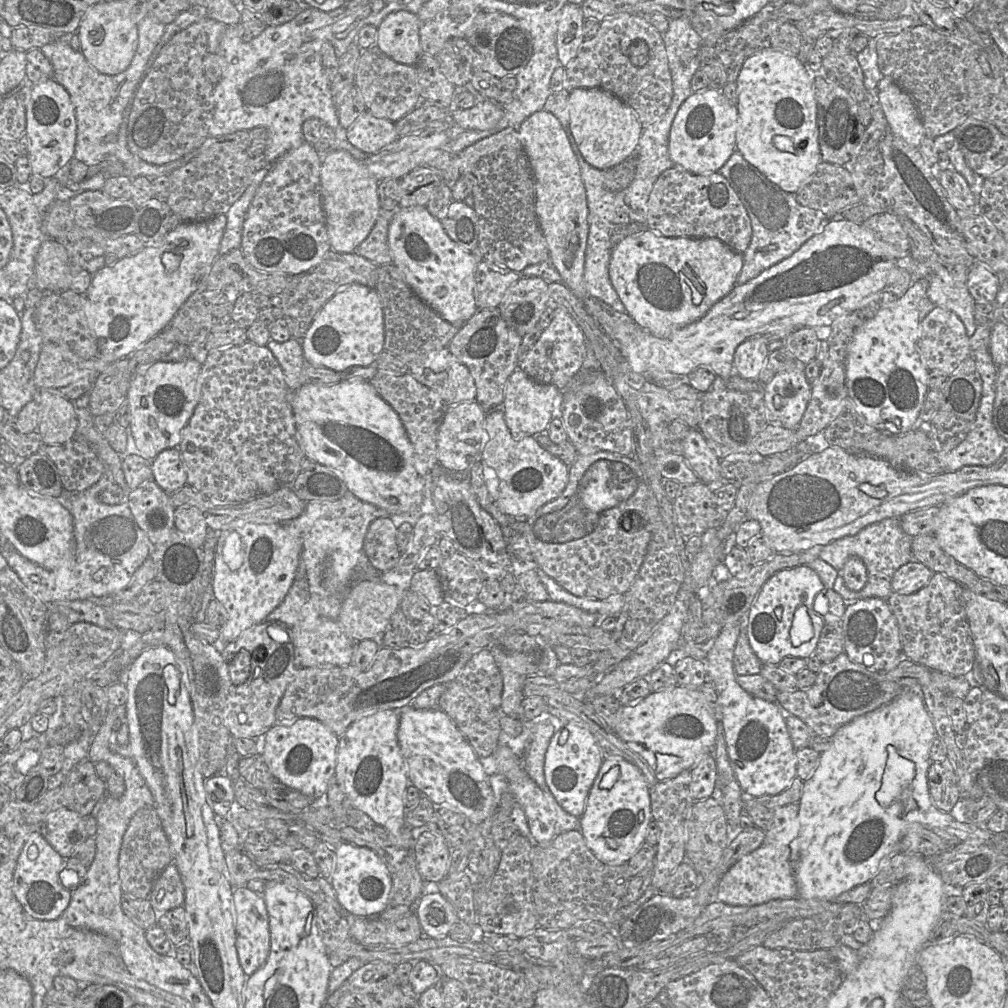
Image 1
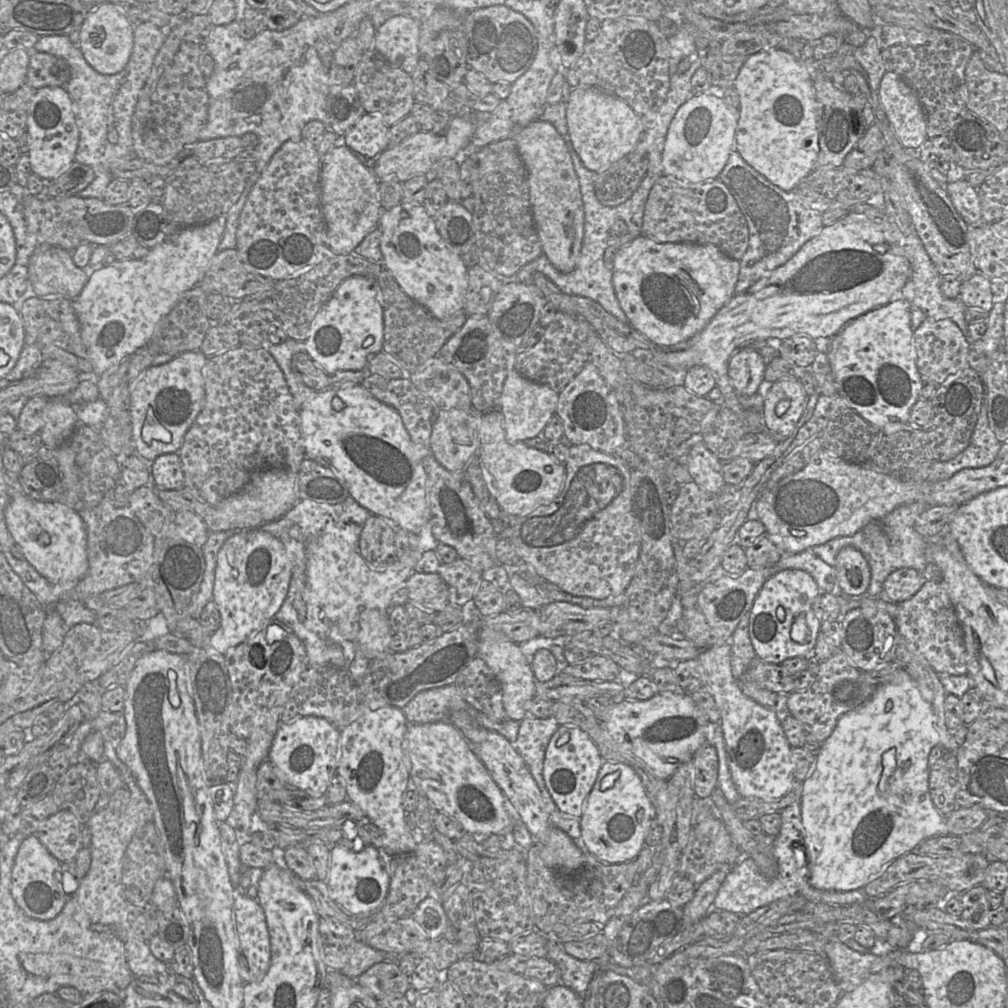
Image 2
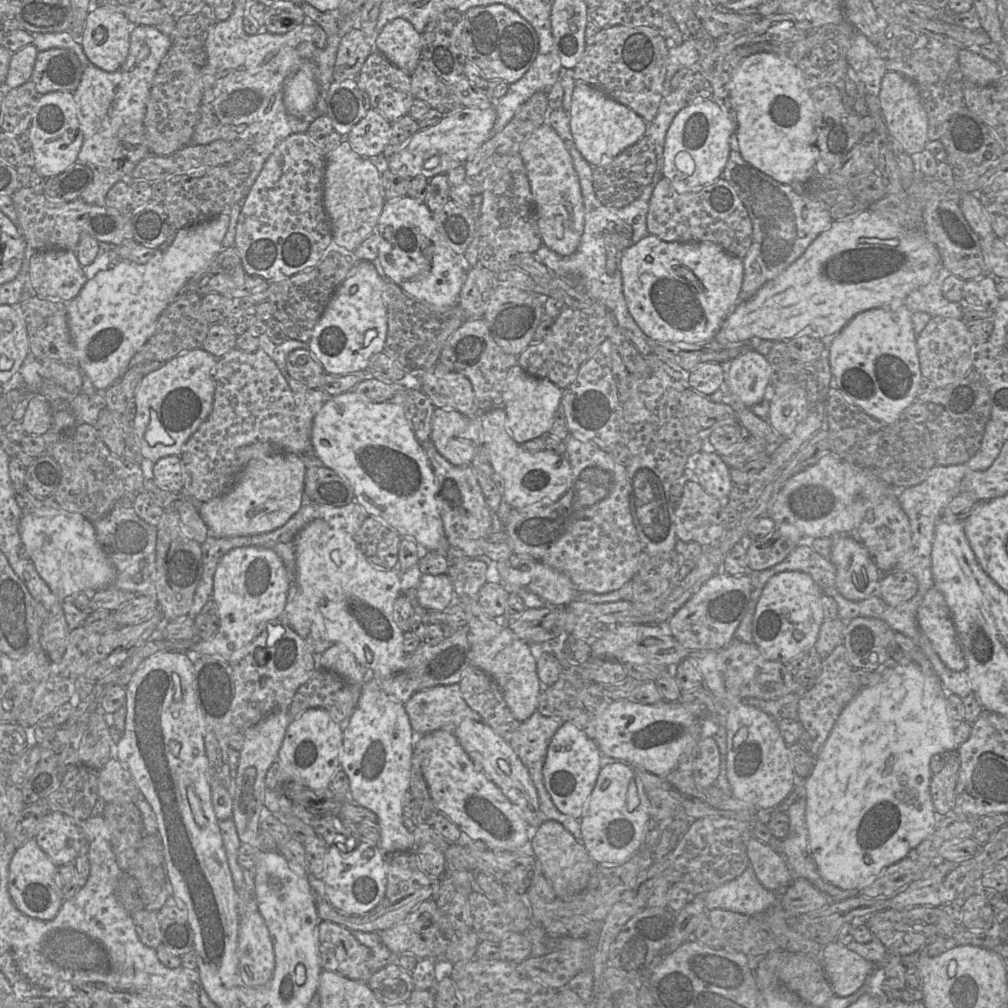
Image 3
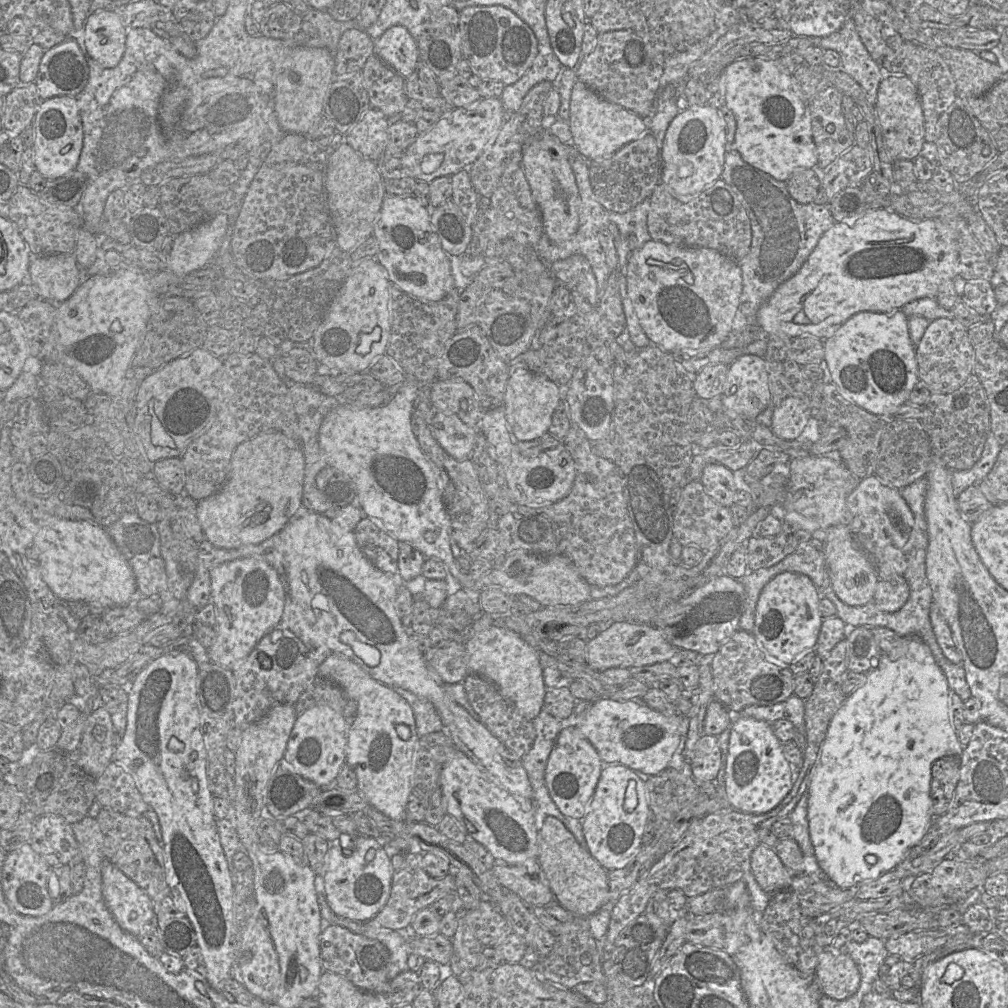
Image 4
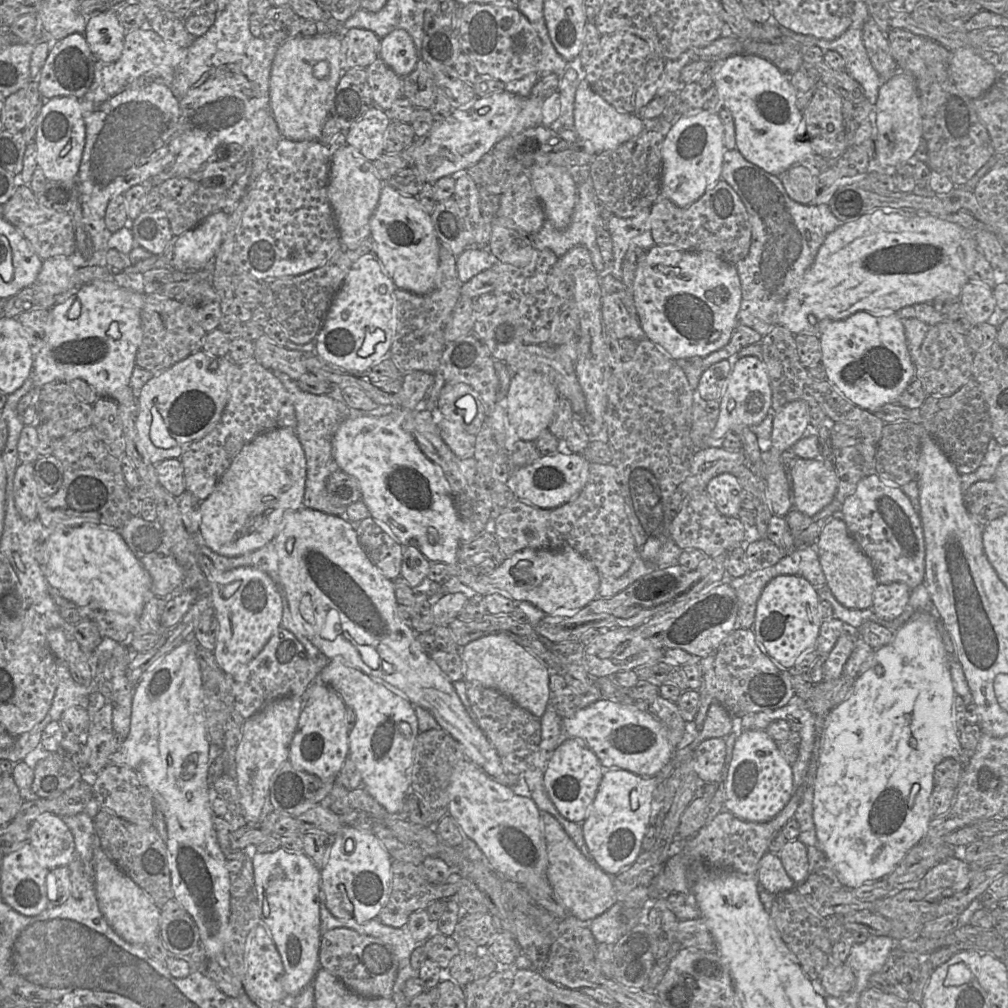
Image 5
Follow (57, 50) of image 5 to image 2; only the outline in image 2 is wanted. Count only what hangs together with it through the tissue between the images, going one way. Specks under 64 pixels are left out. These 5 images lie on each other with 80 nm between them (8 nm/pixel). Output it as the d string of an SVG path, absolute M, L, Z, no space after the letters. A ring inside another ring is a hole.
M30 51L27 82L34 89L43 87L66 88L71 71L68 63L54 55Z

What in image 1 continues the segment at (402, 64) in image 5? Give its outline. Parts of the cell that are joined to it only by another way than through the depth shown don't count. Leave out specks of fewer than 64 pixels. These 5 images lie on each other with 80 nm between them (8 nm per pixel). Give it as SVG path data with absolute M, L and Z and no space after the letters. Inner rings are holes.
M405 10L388 14L377 27L375 46L395 62L414 66L423 53L417 15Z

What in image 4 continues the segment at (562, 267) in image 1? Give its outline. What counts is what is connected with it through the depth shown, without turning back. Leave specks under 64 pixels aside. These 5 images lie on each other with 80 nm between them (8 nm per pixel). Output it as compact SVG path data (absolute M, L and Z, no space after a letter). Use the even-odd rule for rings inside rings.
M533 137L524 145L522 167L540 209L544 233L554 243L572 239L579 227L580 196L571 160L544 150L540 140Z

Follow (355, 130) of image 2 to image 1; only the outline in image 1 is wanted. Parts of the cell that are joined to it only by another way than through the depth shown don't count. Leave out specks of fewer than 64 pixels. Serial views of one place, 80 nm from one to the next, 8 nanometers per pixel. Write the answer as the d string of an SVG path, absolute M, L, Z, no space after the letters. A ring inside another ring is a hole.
M367 111L346 130L347 141L367 155L378 153L398 137L395 123Z

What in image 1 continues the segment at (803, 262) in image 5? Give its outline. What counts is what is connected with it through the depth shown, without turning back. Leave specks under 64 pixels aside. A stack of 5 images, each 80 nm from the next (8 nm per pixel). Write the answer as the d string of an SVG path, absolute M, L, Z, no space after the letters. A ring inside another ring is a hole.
M735 150L718 172L728 180L738 194L751 220L752 237L747 250L743 253L743 266L737 277L737 285L749 282L765 269L791 256L812 236L822 232L825 226L824 219L826 218L824 213L800 205L796 200L795 194L783 191L755 166L750 164L739 151Z

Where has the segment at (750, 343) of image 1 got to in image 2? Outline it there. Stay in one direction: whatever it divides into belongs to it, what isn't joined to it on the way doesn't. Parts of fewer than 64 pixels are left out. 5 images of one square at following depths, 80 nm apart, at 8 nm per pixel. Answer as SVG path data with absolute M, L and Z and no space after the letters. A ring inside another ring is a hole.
M753 346L737 350L728 363L728 375L737 392L755 394L765 380L766 358Z

